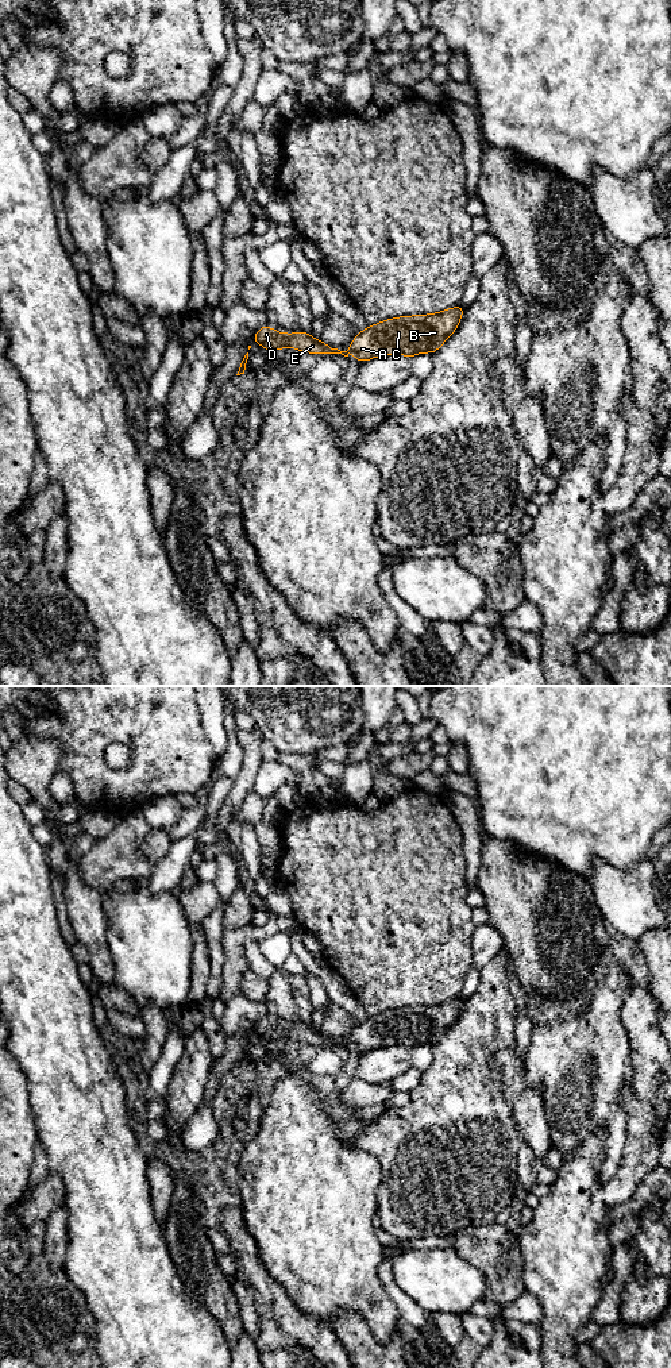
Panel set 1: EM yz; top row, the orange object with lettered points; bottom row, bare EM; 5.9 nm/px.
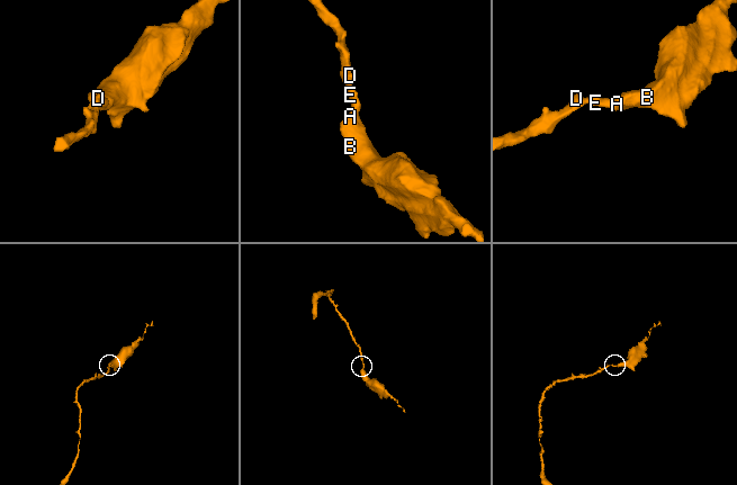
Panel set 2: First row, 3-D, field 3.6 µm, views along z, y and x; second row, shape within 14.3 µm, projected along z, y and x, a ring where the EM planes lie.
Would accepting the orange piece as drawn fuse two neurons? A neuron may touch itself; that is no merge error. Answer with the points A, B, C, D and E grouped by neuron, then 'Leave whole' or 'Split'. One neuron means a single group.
Groups: A B C D E. Leave whole

